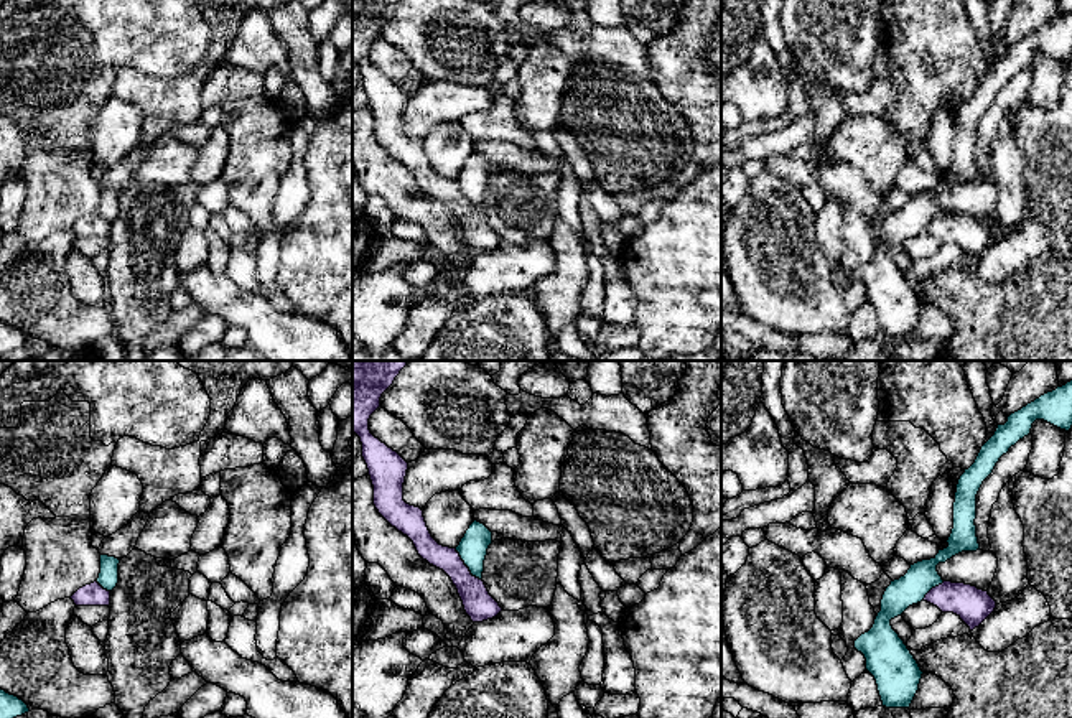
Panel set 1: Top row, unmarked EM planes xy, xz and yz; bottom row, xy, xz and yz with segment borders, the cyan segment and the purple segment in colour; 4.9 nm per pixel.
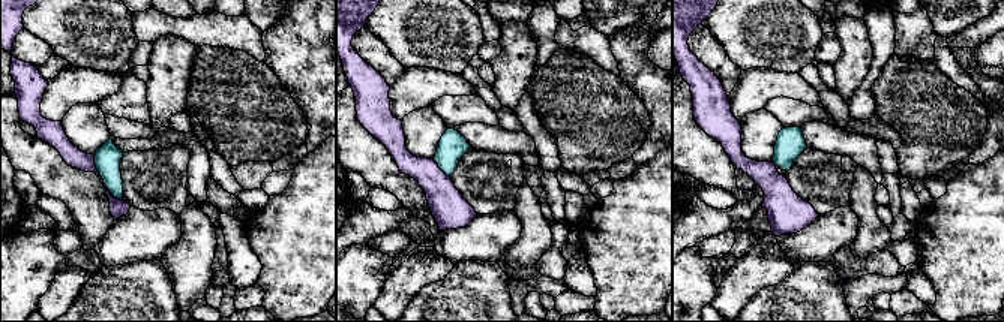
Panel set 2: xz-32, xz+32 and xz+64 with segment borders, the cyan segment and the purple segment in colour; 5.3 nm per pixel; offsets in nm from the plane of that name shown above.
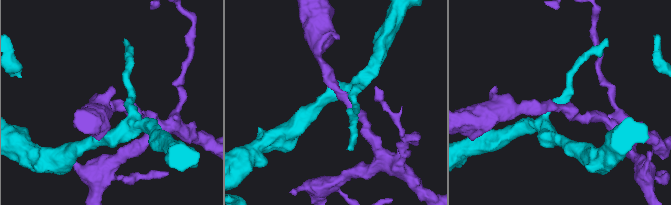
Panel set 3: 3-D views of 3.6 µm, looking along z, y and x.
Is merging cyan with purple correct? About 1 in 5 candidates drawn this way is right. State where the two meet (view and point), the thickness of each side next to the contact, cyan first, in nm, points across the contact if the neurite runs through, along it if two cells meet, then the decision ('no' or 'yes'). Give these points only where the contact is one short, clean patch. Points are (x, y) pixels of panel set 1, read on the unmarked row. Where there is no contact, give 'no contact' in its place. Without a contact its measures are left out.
xz (466, 196) | 140/150 nm | along xz (455, 180), (468, 201), (481, 211) | no

